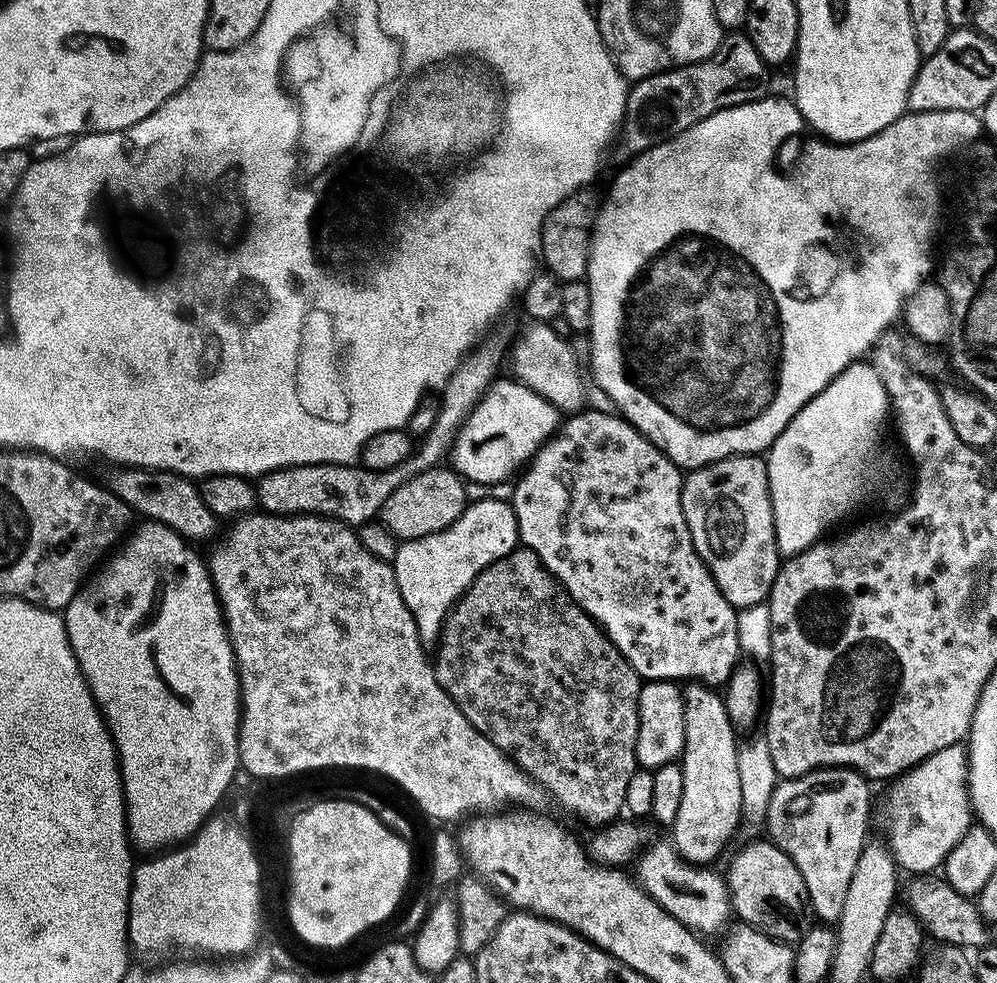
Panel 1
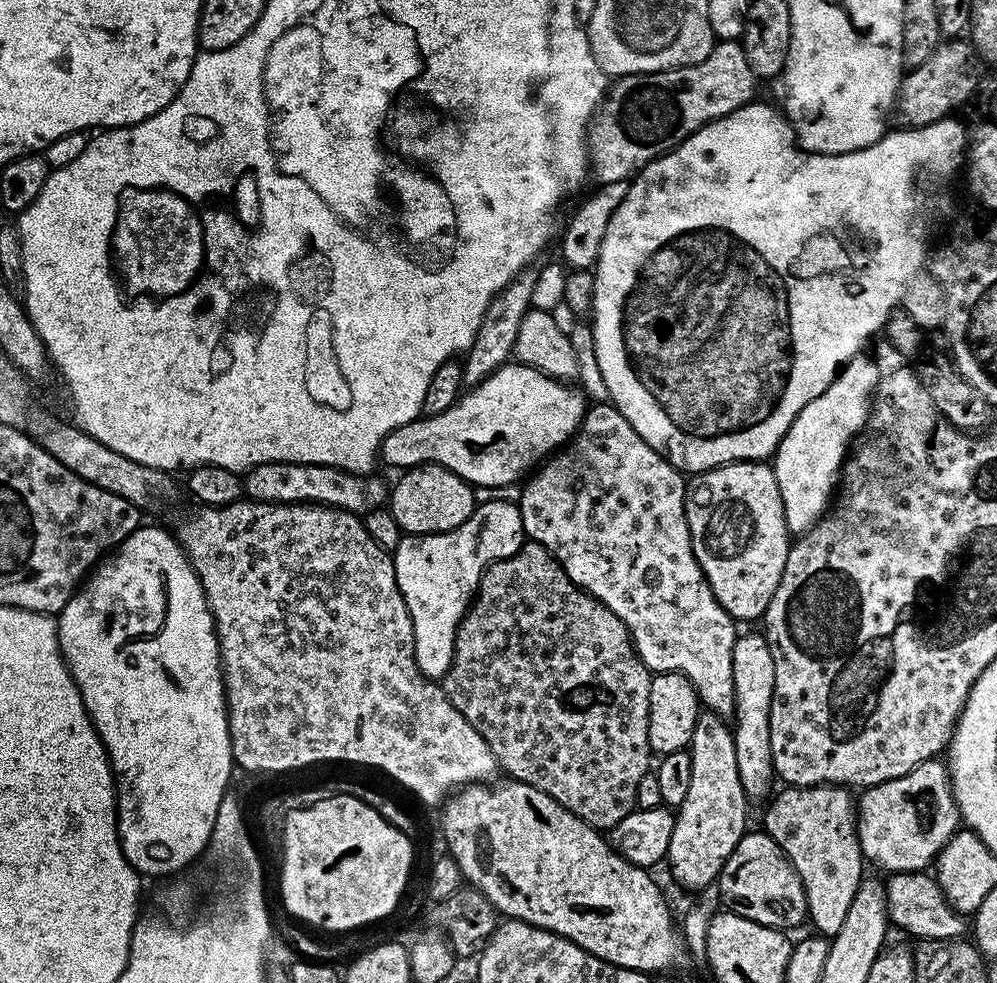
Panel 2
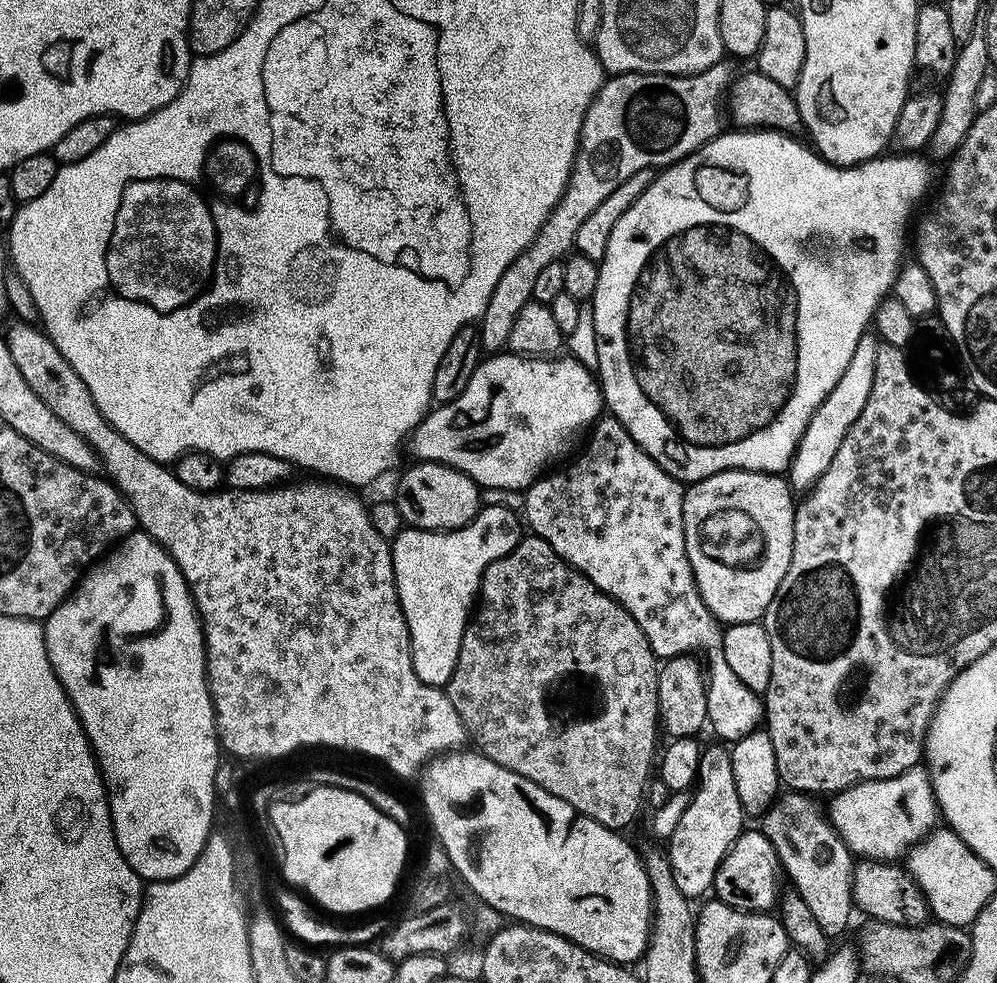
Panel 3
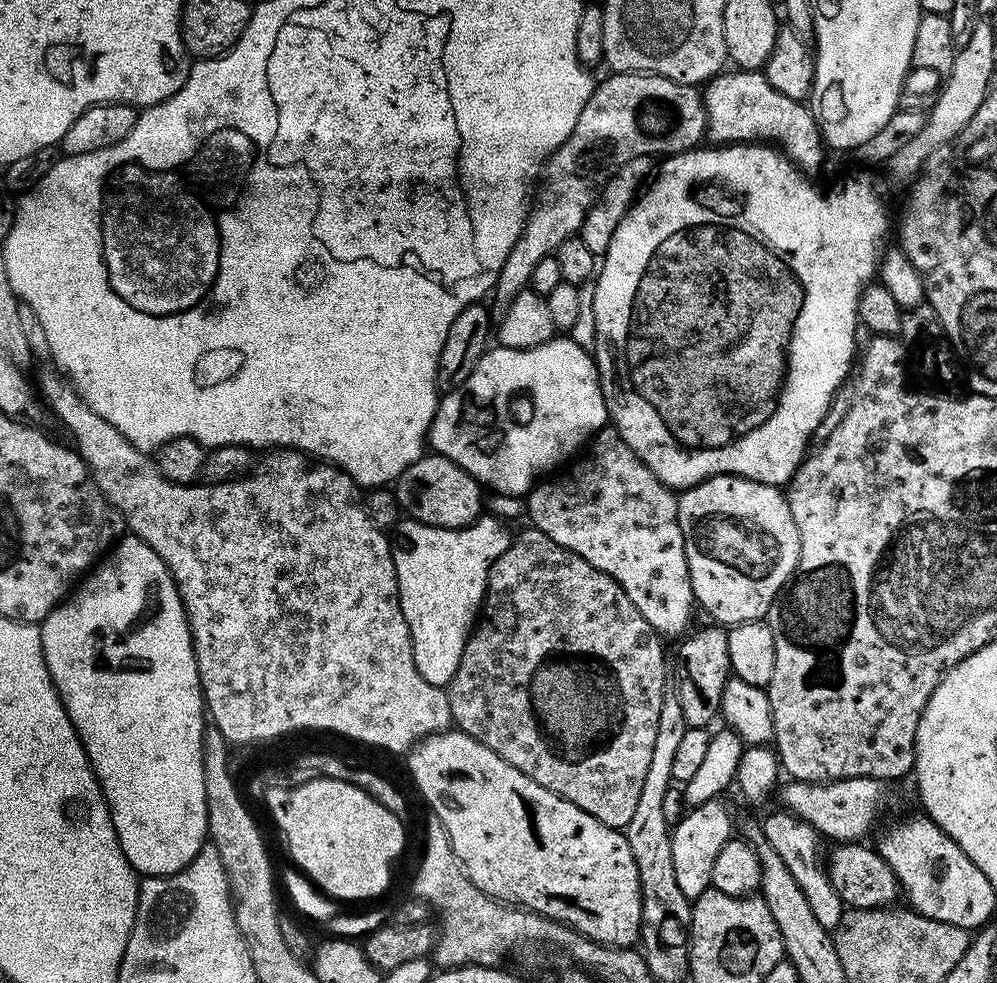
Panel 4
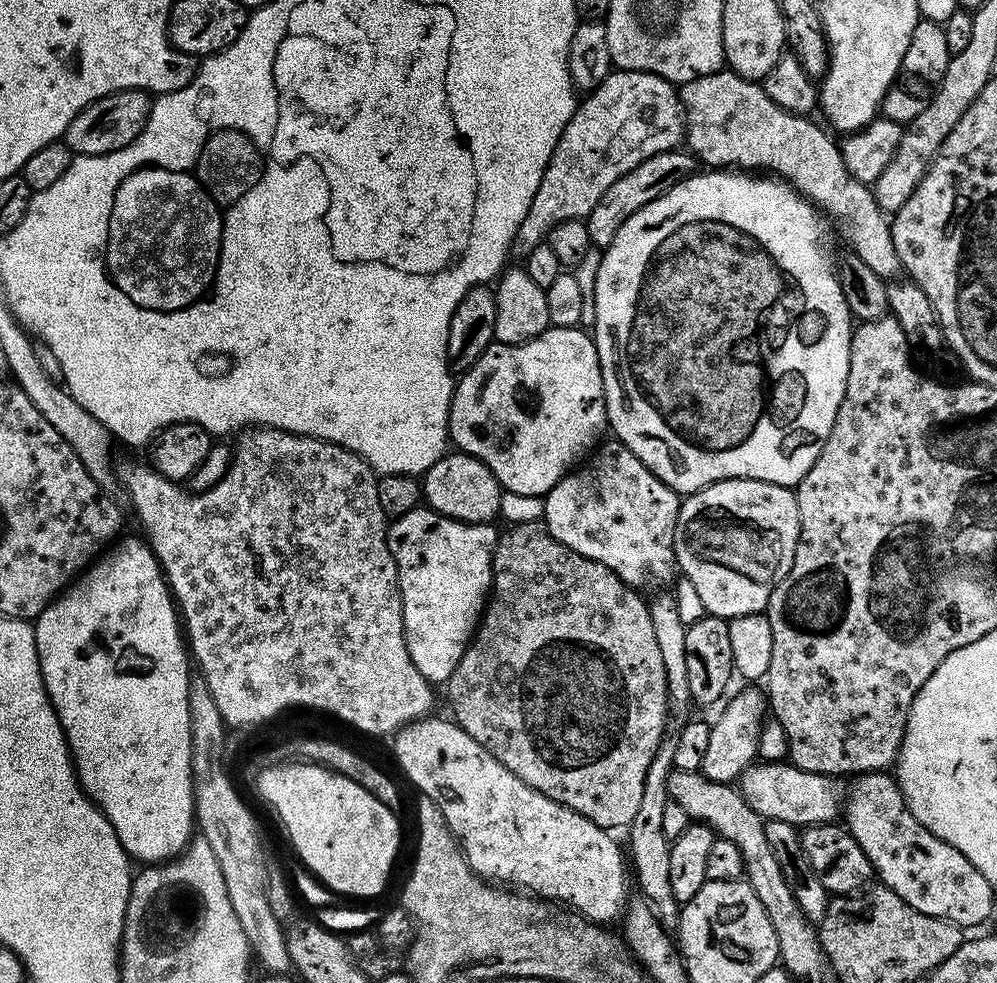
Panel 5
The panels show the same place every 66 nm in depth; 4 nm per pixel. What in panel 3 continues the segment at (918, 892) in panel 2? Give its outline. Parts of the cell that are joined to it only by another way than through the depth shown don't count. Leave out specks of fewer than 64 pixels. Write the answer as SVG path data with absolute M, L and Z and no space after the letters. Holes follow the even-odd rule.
M882 860L855 861L852 869L852 903L873 921L881 920L894 926L910 926L919 928L930 920L930 909L923 890L914 882L907 867L896 862ZM900 867L900 868L899 868Z

